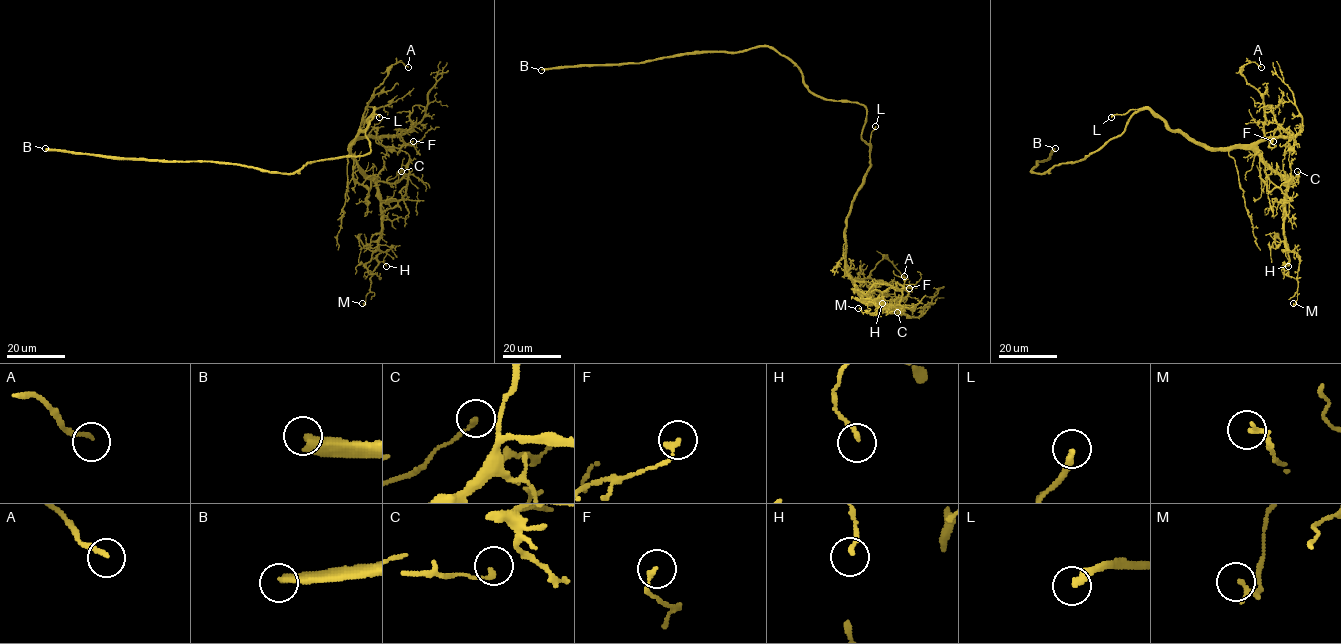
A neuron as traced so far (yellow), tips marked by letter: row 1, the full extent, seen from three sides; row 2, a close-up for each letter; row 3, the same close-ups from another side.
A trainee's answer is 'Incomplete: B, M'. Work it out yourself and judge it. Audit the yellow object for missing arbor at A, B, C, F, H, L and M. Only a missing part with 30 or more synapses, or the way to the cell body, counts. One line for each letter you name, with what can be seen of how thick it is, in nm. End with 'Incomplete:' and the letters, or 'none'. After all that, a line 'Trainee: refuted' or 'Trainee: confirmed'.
B: 380 nm thick
L: 280 nm thick
Incomplete: B, L
Trainee: refuted

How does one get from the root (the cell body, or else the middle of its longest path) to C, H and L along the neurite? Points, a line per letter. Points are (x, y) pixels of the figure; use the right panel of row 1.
C: (1106, 141), (1123, 131), (1133, 114), (1152, 109), (1171, 129), (1211, 147), (1253, 150), (1291, 183), (1297, 171)
H: (1106, 141), (1123, 131), (1133, 114), (1152, 109), (1171, 129), (1211, 147), (1253, 150), (1288, 179), (1288, 266)
L: (1106, 141), (1123, 131), (1136, 111), (1129, 109), (1111, 117)

